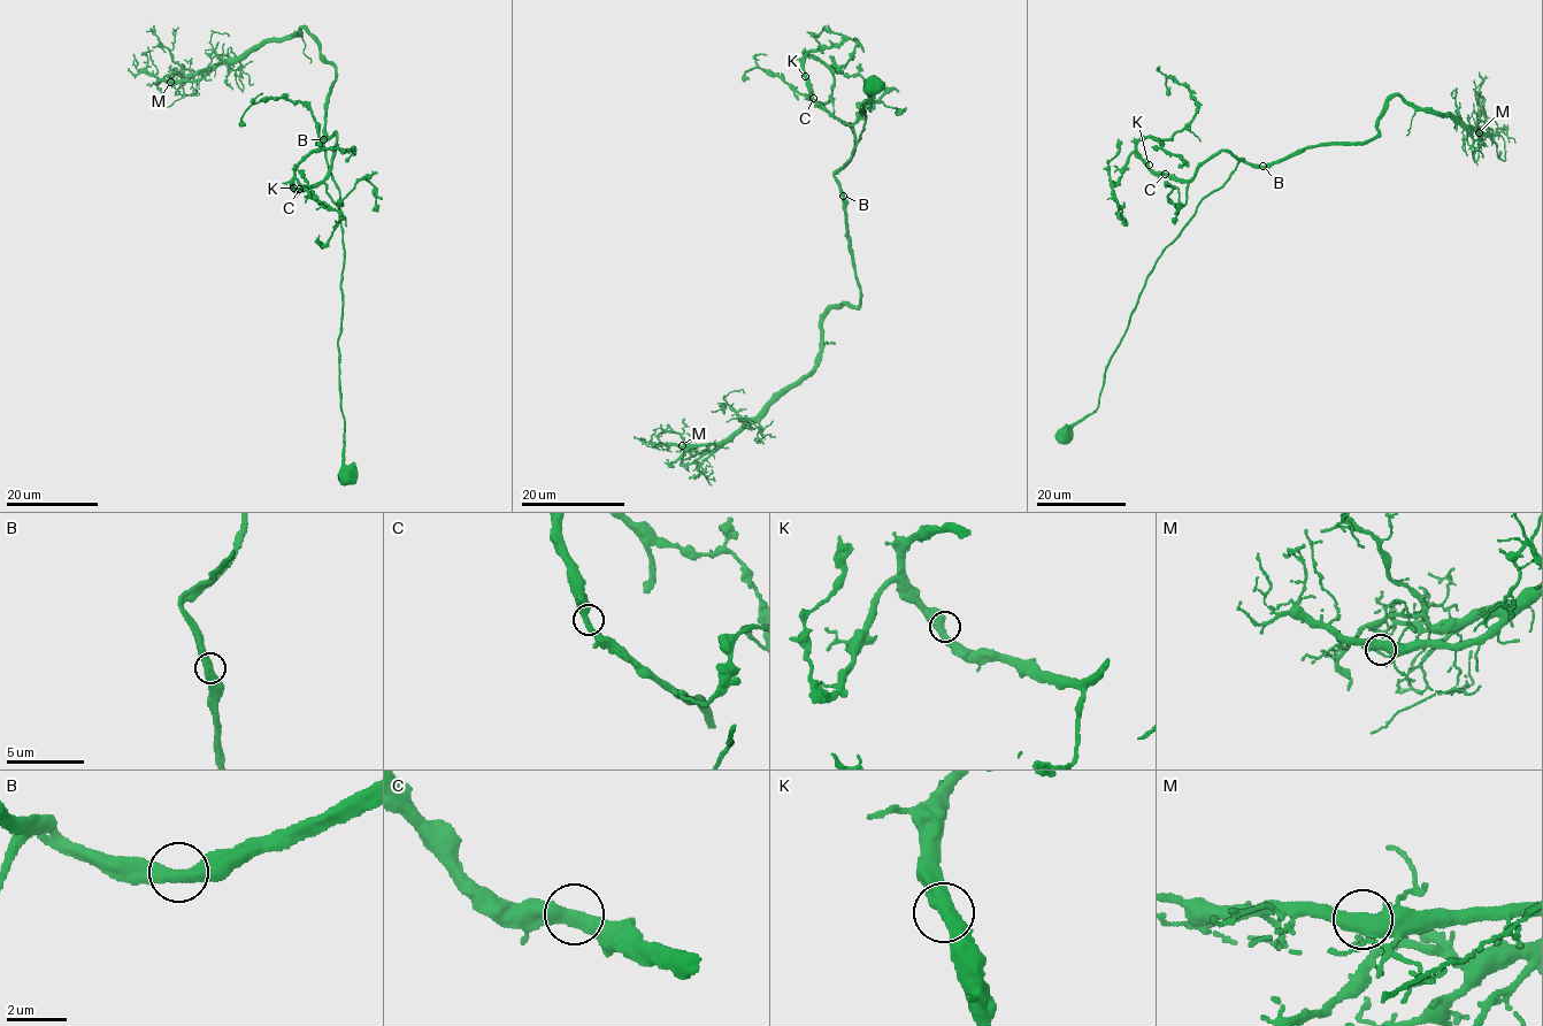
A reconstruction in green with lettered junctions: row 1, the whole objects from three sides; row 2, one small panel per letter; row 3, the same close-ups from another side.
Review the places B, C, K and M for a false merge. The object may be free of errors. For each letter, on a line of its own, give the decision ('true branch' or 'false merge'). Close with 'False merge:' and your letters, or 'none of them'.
B: true branch
C: true branch
K: true branch
M: true branch
False merge: none of them

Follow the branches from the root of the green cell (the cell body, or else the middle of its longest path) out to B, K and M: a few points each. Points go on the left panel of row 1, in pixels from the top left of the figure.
B: (346, 475), (338, 343), (343, 318), (343, 228), (339, 191), (332, 180), (325, 151), (316, 143), (323, 139)
K: (346, 475), (338, 343), (343, 228), (323, 146), (335, 132), (322, 181), (293, 188)
M: (346, 475), (339, 191), (316, 143), (325, 132), (335, 67), (304, 27), (222, 60), (200, 78), (170, 82)

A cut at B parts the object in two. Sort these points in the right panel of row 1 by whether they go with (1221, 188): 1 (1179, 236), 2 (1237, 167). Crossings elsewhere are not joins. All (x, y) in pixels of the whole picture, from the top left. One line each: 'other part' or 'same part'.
1: same part
2: same part

